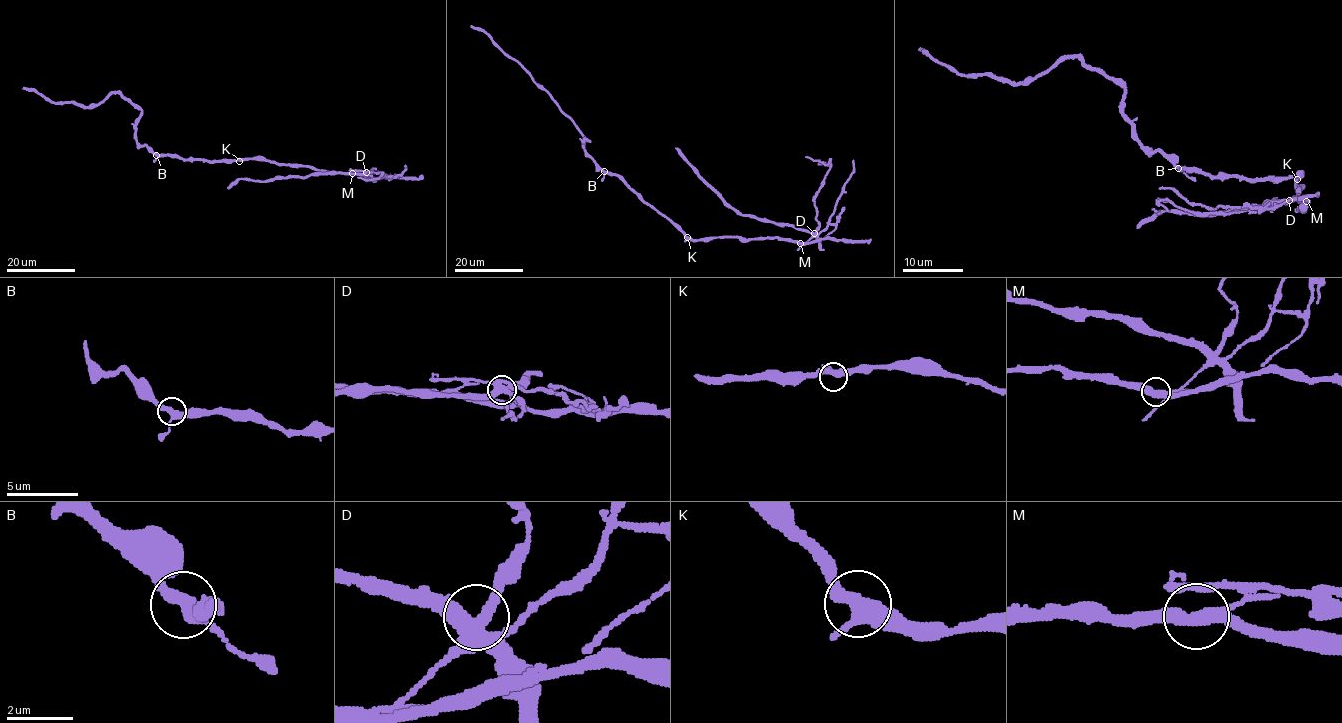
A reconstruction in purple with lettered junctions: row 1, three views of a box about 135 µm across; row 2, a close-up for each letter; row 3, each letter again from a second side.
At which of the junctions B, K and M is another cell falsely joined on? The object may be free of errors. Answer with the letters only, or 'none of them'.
M

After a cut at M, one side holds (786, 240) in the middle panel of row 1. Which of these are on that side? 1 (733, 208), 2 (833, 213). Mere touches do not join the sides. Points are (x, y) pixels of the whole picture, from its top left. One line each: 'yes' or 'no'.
1: no
2: no

